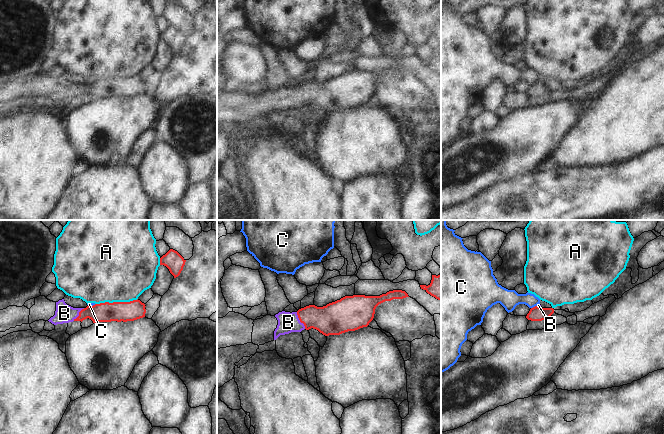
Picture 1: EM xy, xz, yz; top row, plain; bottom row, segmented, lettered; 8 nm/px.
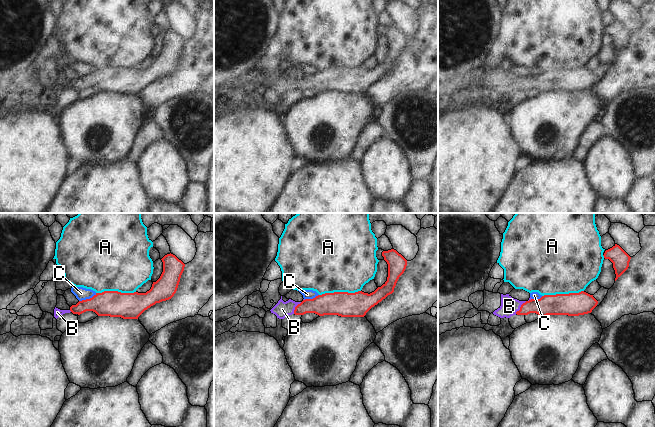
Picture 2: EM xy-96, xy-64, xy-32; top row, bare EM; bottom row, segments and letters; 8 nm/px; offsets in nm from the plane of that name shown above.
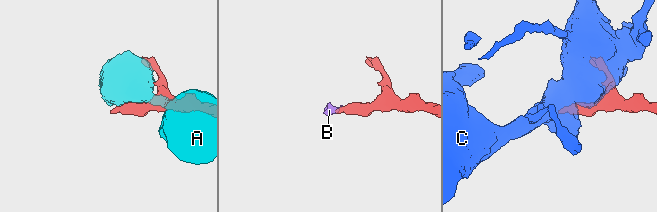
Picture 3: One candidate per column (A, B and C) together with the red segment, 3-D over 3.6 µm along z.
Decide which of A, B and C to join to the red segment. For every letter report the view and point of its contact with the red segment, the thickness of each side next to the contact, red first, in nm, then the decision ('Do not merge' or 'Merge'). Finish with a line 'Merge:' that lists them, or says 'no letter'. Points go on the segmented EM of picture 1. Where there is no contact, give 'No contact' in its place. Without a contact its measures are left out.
A: Touches red at xy (116, 302). Thickness 160 nm (red) against 500 nm. Do not merge
B: Touches red at xz (299, 319). Thickness 240 nm (red) against 160 nm. Merge
C: Touches red at yz (533, 307). Thickness 120 nm (red) against 160 nm. Do not merge
Merge: B.

